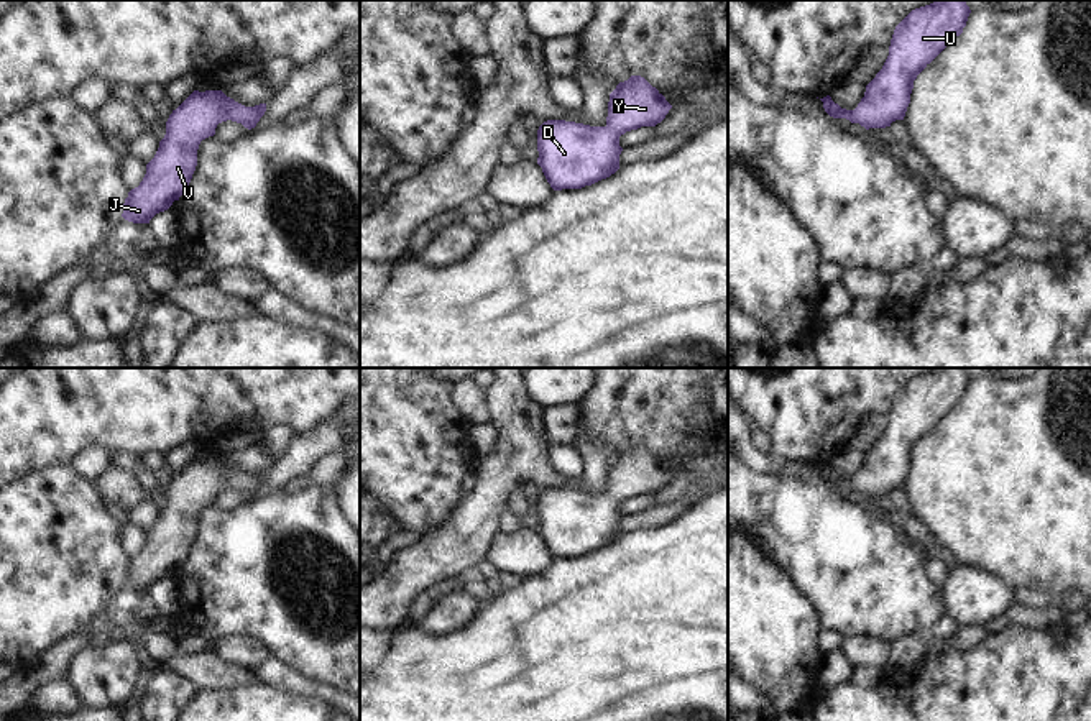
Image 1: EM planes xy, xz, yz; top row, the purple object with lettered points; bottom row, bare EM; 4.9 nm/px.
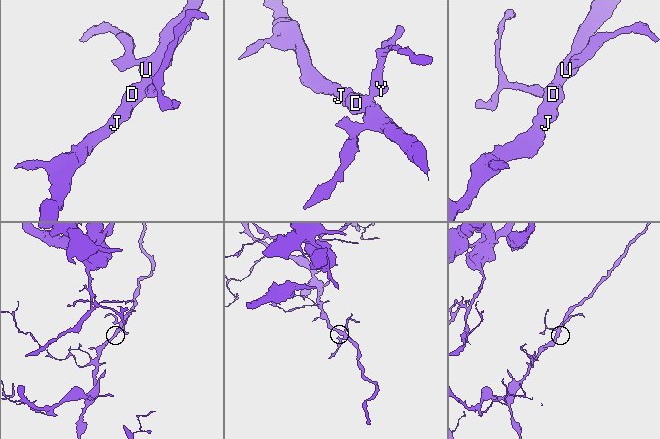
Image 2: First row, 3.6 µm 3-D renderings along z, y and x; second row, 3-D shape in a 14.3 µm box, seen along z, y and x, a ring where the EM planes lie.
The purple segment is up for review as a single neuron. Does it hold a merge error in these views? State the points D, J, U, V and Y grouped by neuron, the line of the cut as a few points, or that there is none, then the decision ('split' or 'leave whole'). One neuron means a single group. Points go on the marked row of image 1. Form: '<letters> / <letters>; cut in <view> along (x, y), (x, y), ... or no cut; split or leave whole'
D J U V Y; no cut; leave whole

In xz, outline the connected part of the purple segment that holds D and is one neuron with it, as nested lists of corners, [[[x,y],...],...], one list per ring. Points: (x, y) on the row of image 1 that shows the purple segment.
[[[631,76],[610,94],[605,126],[547,120],[537,130],[537,164],[554,191],[582,189],[619,169],[619,136],[661,123],[672,105],[644,77]]]

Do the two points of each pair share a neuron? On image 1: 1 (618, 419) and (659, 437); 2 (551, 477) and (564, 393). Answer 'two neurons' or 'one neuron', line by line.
1: one neuron
2: two neurons

